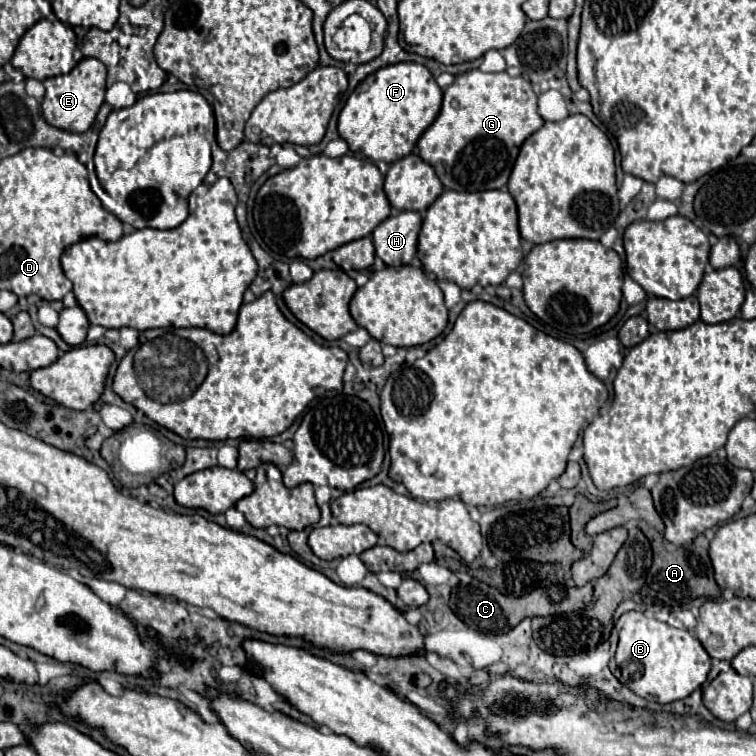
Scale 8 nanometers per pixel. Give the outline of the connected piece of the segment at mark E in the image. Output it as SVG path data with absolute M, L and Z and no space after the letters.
M85 57L67 75L45 79L43 81L45 97L41 101L41 111L45 121L53 127L73 133L87 131L93 125L101 103L105 101L105 77L107 77L105 65L99 59Z

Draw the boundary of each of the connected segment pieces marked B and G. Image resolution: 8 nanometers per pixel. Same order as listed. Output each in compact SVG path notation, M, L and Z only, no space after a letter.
M664 604L646 605L643 612L629 611L625 615L625 625L619 631L619 647L615 655L621 669L621 683L641 697L651 695L657 703L685 699L707 681L711 667L711 657L699 639L687 629L671 627L666 614L671 614L671 608Z
M479 69L467 71L455 77L455 83L449 85L443 93L443 105L435 123L421 135L417 147L421 159L425 159L437 173L445 189L453 191L487 191L501 189L507 185L519 147L523 141L537 129L543 127L543 119L537 113L537 95L529 81L521 75L511 77L509 73L483 73Z

